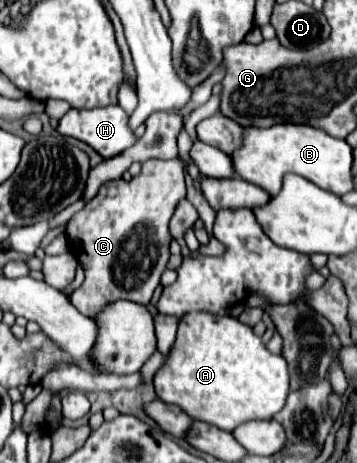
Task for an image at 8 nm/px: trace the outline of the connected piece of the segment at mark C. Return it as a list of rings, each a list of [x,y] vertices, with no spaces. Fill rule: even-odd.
[[[147,160],[139,176],[129,182],[123,178],[101,186],[97,198],[79,210],[65,228],[69,248],[85,270],[83,284],[71,294],[73,306],[81,314],[95,316],[99,310],[119,298],[149,304],[153,290],[159,284],[161,274],[169,262],[169,218],[177,208],[177,202],[185,198],[183,164],[175,160]],[[125,250],[129,256],[125,256]],[[155,254],[157,256],[143,256]]]

